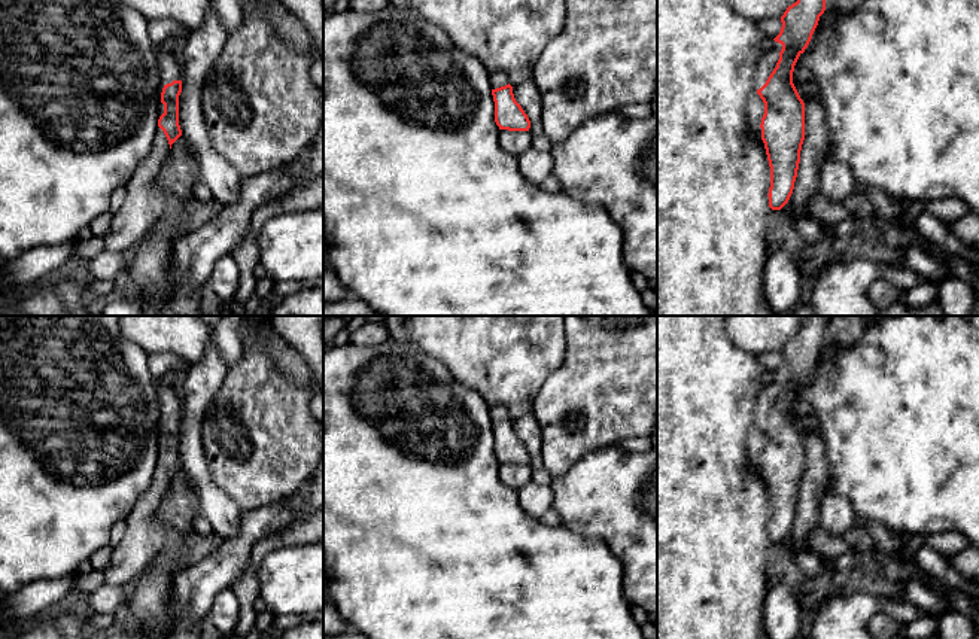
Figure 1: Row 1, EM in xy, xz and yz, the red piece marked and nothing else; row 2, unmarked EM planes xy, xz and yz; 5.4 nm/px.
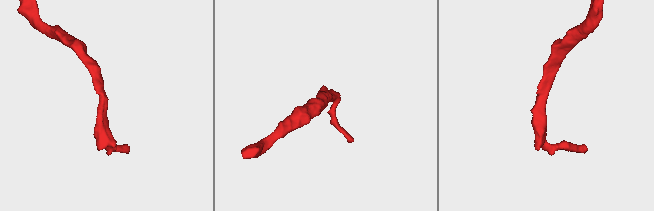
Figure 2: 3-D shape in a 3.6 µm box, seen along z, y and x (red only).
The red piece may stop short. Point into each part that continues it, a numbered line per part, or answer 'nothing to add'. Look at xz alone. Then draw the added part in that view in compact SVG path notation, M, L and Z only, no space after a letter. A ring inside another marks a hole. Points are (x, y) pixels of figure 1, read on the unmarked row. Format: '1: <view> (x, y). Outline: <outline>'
1: xz (498, 413). Outline: M493 405L493 407L490 408L492 423L505 420L505 419L508 419L508 417L510 417L510 414L508 414L508 411L507 411L502 405Z

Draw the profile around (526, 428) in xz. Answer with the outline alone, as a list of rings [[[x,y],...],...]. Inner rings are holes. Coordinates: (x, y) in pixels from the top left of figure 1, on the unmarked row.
[[[533,414],[513,420],[516,435],[522,439],[530,456],[541,456],[542,430]]]

